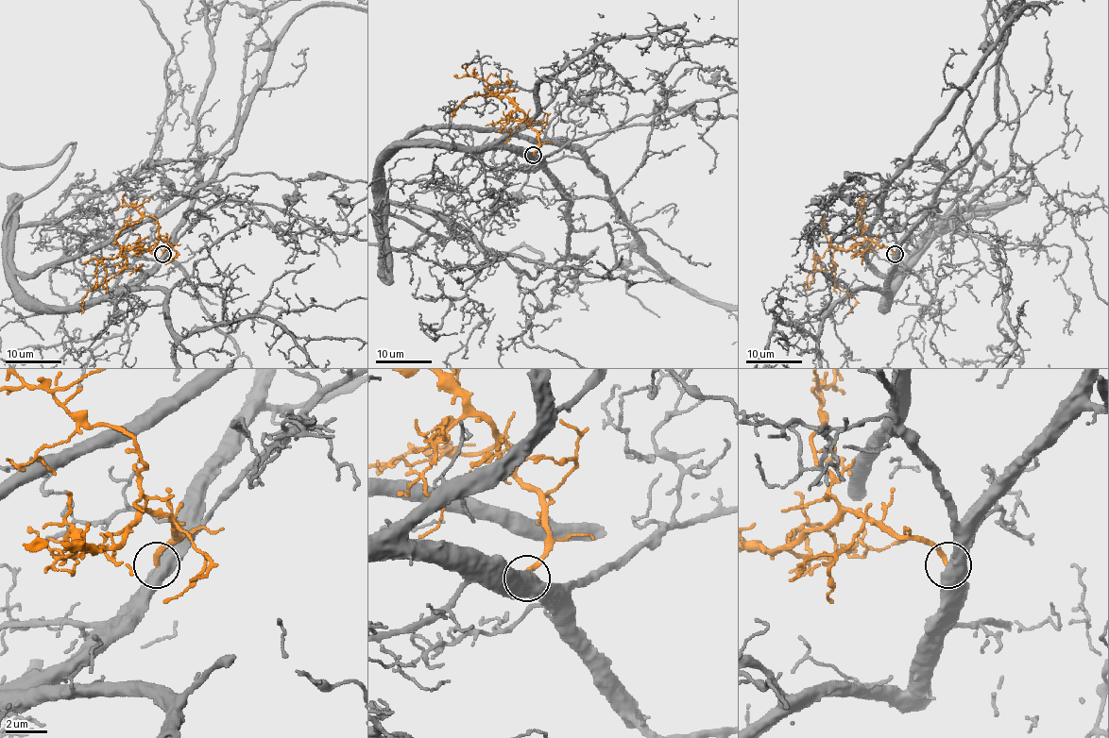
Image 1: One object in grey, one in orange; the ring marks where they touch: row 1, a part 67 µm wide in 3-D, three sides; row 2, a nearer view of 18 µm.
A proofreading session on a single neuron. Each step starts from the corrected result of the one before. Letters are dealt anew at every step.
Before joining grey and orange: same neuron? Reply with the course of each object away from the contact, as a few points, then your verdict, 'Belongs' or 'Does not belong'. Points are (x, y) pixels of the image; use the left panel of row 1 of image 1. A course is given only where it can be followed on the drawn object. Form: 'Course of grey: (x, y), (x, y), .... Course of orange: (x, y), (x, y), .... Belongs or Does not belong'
Course of grey: (162, 254), (136, 282), (40, 308), (15, 276), (13, 210), (73, 146), (1, 166). Course of orange: (162, 254), (168, 247), (165, 240), (160, 240), (152, 248), (126, 248), (125, 267), (88, 292), (81, 313). Belongs

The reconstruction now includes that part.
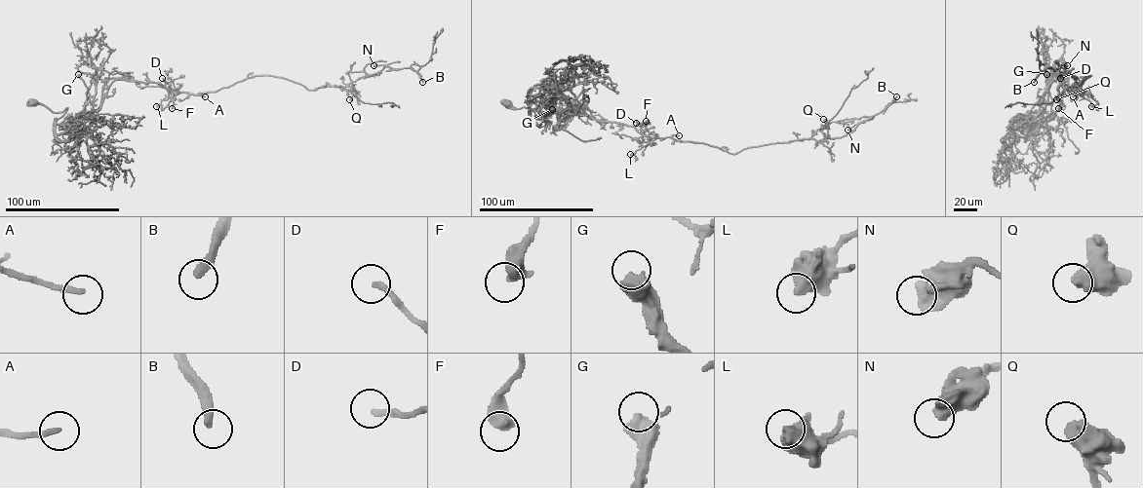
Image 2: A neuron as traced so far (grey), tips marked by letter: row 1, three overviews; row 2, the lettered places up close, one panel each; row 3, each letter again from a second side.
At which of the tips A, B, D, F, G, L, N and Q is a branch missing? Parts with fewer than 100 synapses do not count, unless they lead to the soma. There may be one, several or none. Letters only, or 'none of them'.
B, G

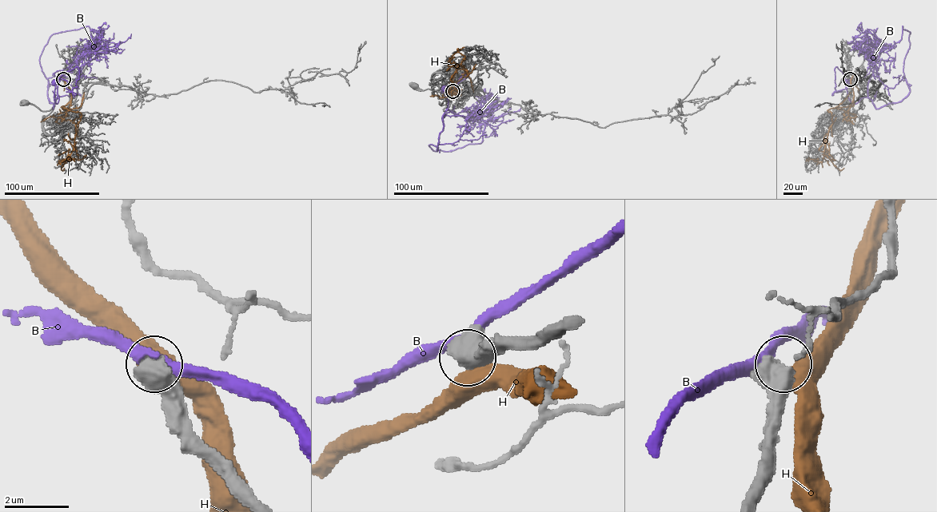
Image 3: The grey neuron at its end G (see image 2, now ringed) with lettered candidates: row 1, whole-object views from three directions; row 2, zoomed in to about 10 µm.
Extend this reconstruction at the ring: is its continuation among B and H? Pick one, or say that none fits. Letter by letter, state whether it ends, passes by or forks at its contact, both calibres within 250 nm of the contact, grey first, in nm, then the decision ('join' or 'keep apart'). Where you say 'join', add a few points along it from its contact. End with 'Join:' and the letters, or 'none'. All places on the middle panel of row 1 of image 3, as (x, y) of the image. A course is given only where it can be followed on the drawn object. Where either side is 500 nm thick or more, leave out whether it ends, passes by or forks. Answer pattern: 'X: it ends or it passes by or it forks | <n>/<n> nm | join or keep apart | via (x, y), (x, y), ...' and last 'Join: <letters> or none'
B: 750/360 nm | keep apart
H: 550/500 nm | keep apart
Join: none

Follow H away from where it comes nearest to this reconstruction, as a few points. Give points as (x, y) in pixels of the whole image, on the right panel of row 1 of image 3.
H: (850, 80), (853, 105), (827, 110), (831, 113), (832, 124), (822, 161), (811, 159), (818, 159)

